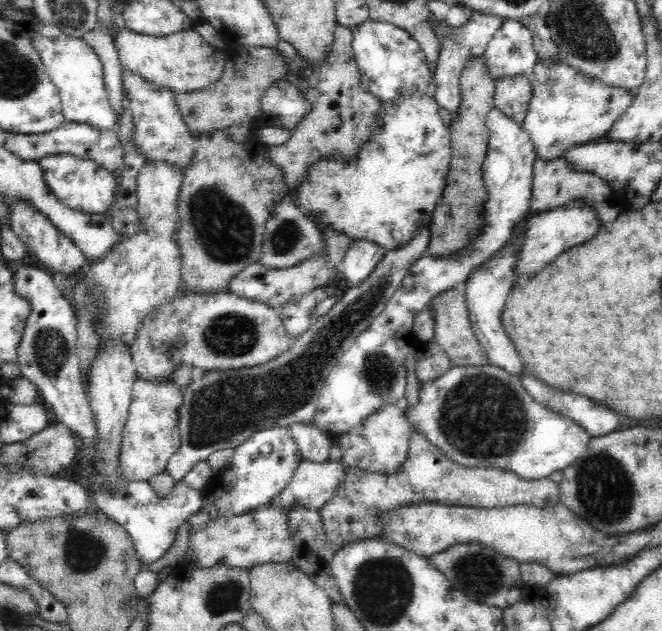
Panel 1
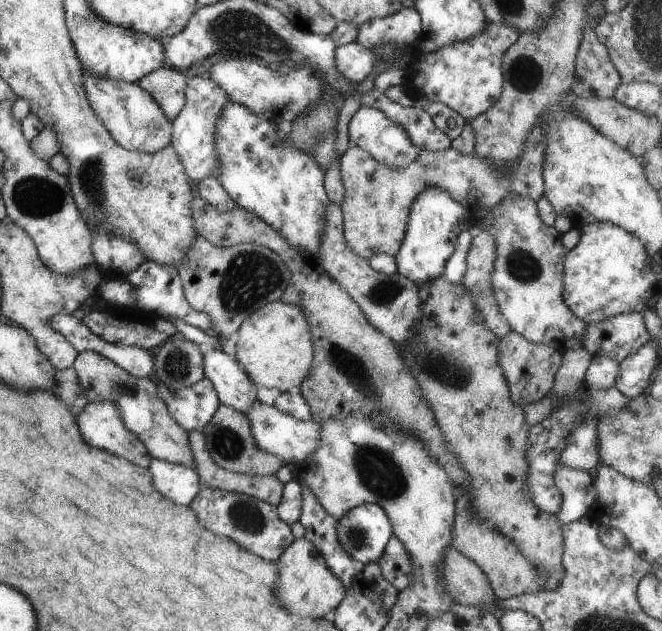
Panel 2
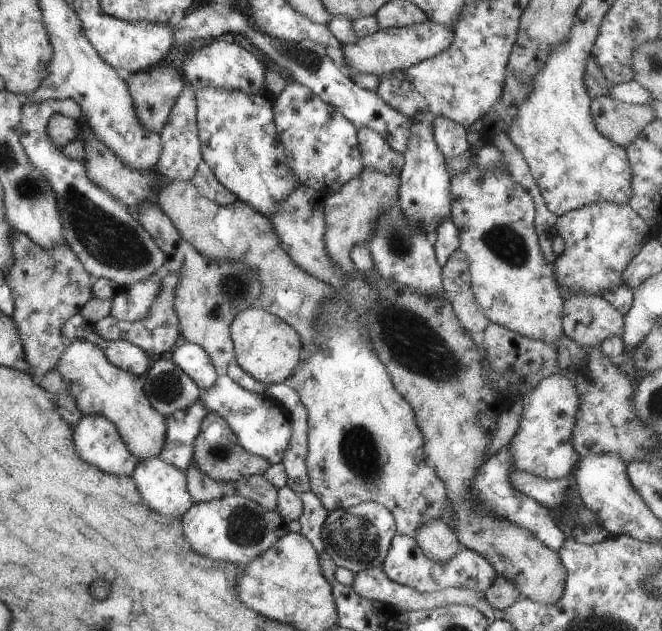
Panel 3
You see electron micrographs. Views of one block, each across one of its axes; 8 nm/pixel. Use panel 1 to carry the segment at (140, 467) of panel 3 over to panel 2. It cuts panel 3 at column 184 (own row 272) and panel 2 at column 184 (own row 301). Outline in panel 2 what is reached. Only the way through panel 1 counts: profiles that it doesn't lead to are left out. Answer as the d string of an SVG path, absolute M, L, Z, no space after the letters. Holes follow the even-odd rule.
M151 459L147 468L157 492L173 504L189 506L201 489L201 480L192 468L157 459Z

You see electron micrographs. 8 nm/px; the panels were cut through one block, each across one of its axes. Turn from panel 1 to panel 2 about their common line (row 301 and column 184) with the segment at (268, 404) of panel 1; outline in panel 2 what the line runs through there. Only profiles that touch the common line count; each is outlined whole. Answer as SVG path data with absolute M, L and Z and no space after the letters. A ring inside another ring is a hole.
M179 332L167 338L154 353L153 382L165 384L167 392L191 386L204 377L201 355L195 342L185 340Z

